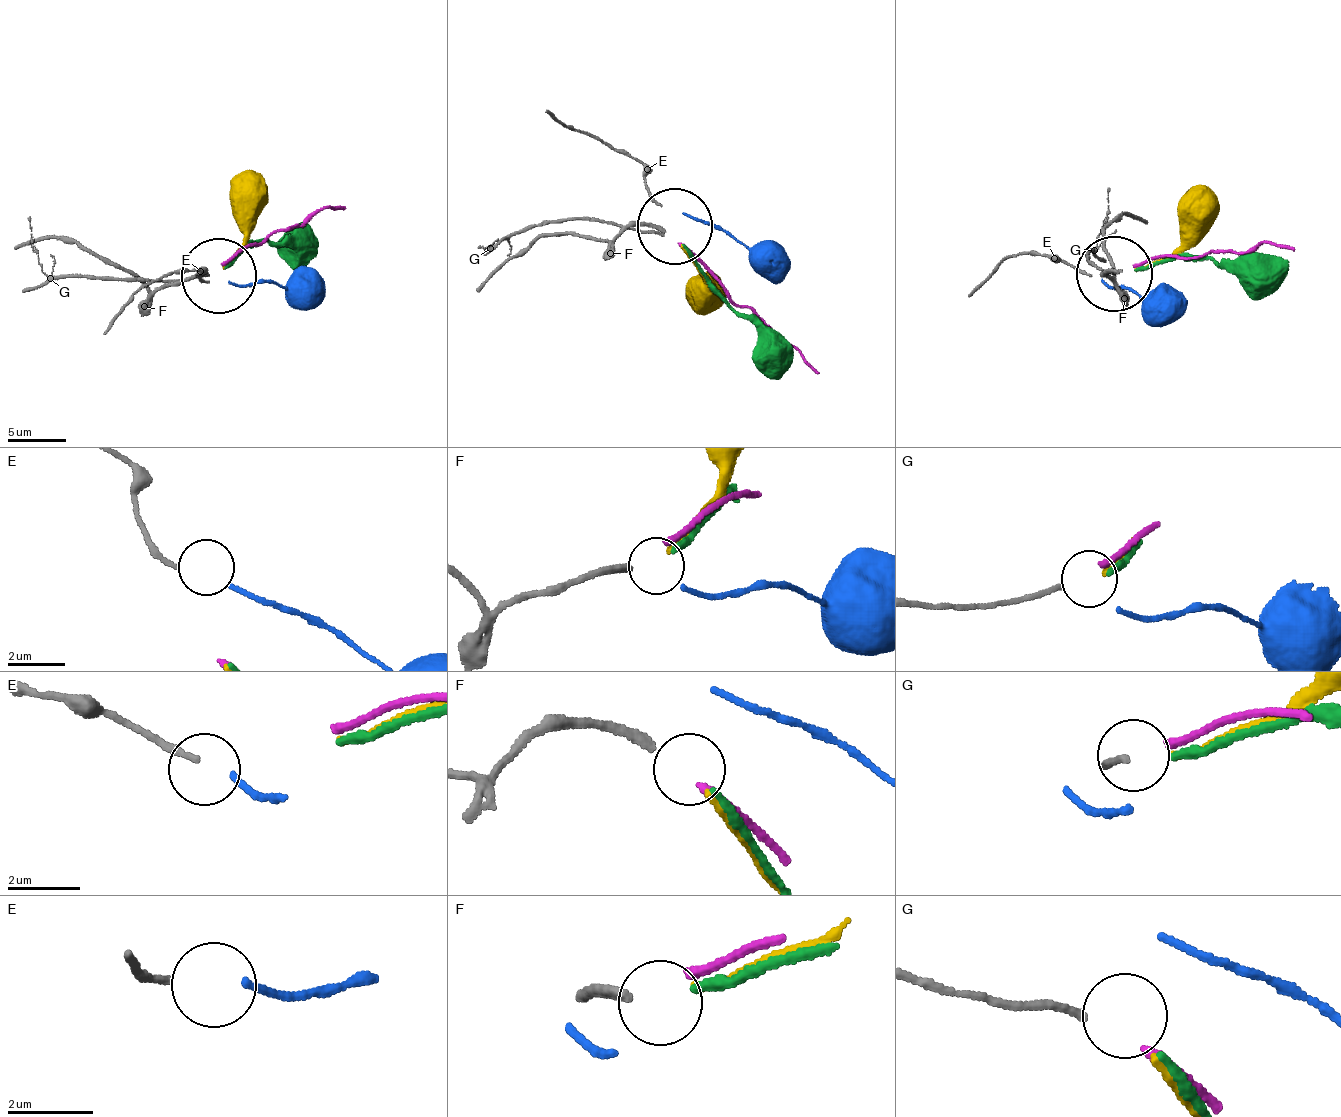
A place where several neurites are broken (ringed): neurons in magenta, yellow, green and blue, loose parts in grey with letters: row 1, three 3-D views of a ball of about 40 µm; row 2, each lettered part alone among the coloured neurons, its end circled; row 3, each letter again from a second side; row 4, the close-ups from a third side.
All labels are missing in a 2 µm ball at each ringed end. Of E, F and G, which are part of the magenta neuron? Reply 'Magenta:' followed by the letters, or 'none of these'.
Magenta: none of these

